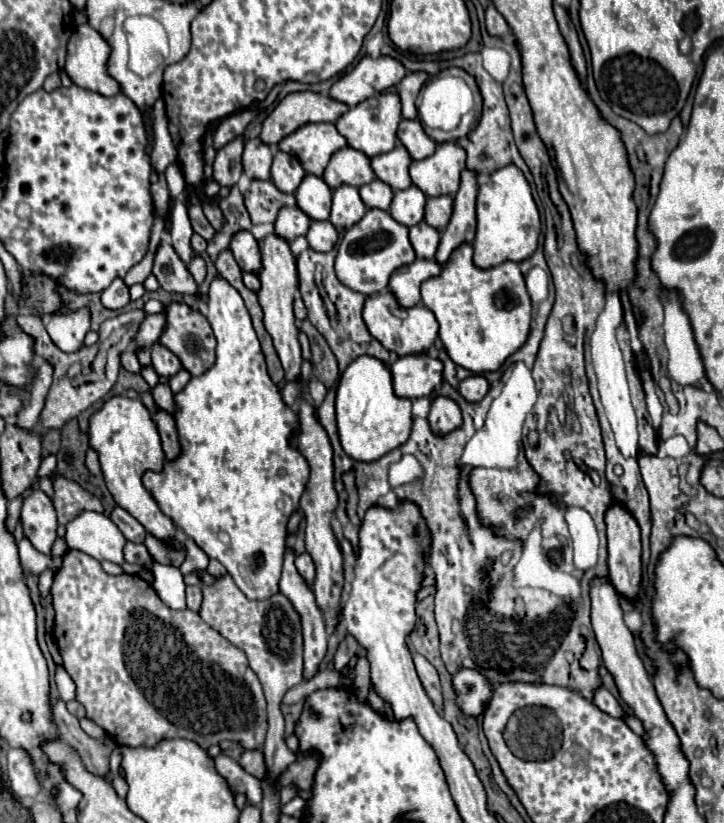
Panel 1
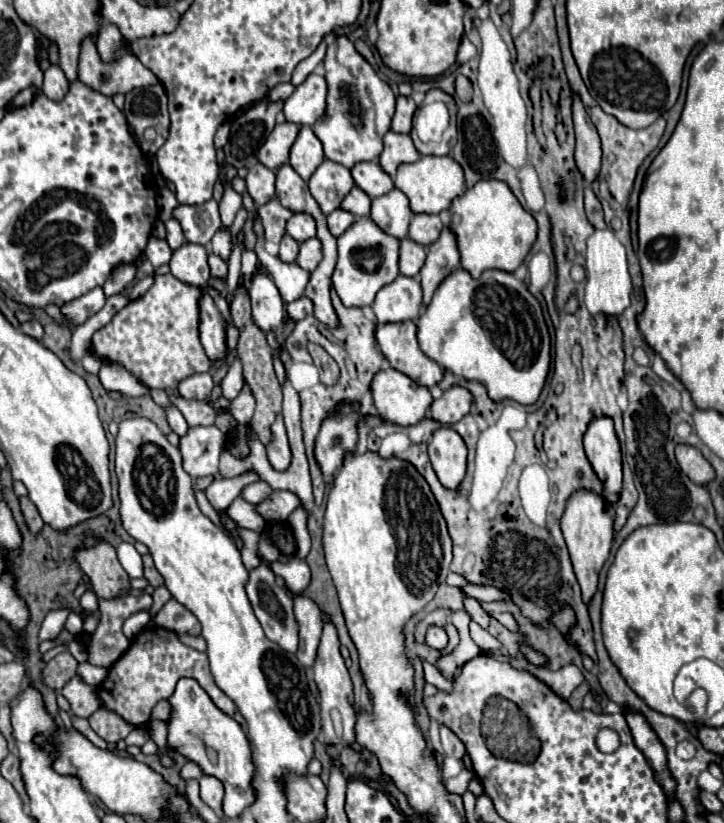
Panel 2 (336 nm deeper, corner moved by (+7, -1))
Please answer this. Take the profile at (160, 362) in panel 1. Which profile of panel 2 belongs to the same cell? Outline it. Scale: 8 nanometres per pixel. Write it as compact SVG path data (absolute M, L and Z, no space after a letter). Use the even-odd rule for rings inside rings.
M196 373L180 381L178 391L184 399L196 399L196 401L210 401L210 393L214 389L214 381L210 373Z

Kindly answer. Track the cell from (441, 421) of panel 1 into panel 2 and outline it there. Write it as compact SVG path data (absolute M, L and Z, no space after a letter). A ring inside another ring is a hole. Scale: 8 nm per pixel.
M440 427L434 431L428 443L430 463L446 489L458 489L466 475L466 443L450 427Z

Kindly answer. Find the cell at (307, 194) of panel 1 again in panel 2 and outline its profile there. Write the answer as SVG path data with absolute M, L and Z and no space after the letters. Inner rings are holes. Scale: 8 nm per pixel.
M294 213L292 219L288 221L288 235L298 241L298 243L304 243L306 239L312 239L316 237L316 223L310 215L306 213Z

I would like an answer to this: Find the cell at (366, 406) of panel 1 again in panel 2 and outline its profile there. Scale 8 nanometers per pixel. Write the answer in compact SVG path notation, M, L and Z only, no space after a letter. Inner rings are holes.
M338 405L340 421L326 419L314 443L314 457L322 471L324 481L330 481L342 465L342 459L348 451L356 449L358 441L358 425L362 421L362 413L356 405Z

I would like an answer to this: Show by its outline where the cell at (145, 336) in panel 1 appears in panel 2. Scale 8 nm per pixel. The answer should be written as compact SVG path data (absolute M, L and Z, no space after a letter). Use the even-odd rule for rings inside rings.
M102 363L102 369L98 373L102 385L108 391L120 391L128 397L142 397L148 393L148 387L144 387L134 375L130 375L124 367L120 367L118 363Z

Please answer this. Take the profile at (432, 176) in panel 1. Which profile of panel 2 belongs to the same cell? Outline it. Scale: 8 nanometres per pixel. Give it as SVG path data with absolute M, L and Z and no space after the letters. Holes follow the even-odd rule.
M420 157L416 163L400 165L394 185L410 199L414 213L440 213L450 207L452 199L466 191L462 167L450 157Z

